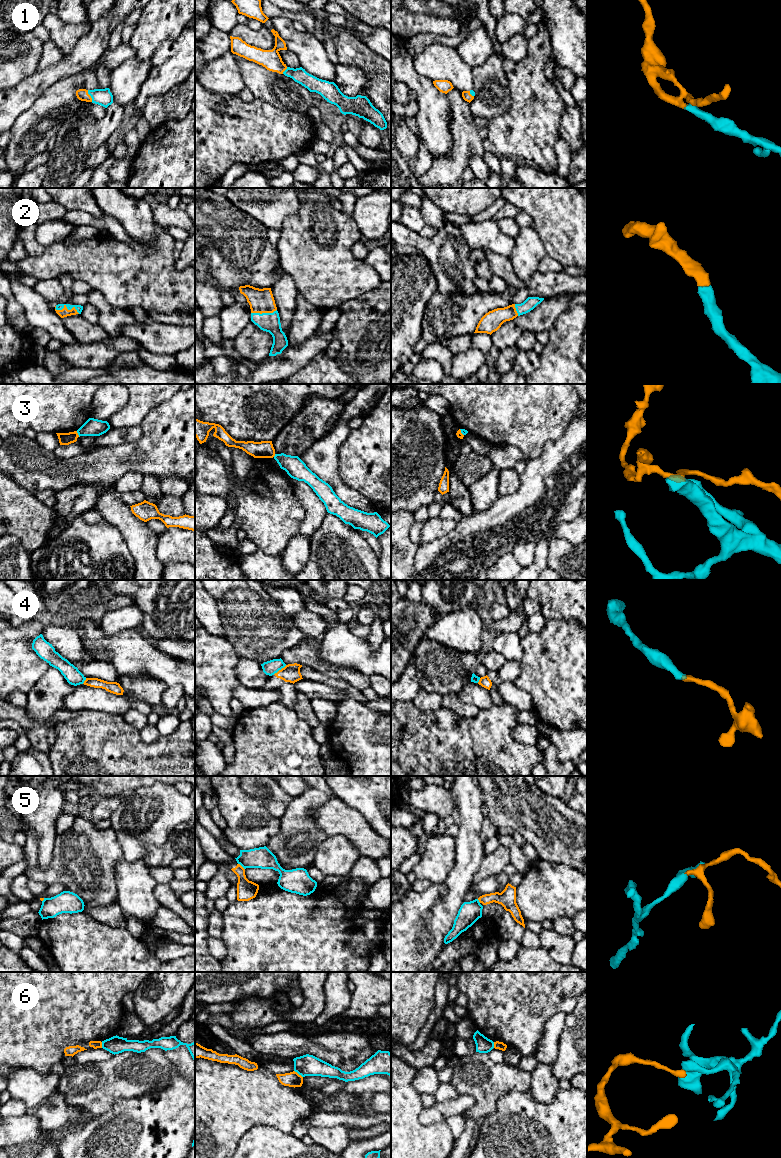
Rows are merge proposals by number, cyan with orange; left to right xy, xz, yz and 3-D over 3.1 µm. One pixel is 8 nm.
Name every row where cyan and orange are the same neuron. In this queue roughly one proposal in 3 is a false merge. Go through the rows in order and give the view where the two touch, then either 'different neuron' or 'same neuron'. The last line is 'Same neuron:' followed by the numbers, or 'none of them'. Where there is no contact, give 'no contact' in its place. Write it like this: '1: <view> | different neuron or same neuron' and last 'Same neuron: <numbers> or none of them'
1: xy | same neuron
2: xy | same neuron
3: xy | different neuron
4: xz | different neuron
5: xz | different neuron
6: xz | different neuron
Same neuron: 1, 2

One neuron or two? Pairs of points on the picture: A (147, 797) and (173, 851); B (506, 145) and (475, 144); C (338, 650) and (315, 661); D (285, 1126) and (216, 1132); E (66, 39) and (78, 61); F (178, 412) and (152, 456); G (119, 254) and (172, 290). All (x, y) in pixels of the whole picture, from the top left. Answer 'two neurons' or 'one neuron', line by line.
A: two neurons
B: two neurons
C: two neurons
D: one neuron
E: two neurons
F: one neuron
G: one neuron

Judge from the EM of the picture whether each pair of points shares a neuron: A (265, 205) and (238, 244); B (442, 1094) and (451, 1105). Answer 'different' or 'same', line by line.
A: different
B: different

